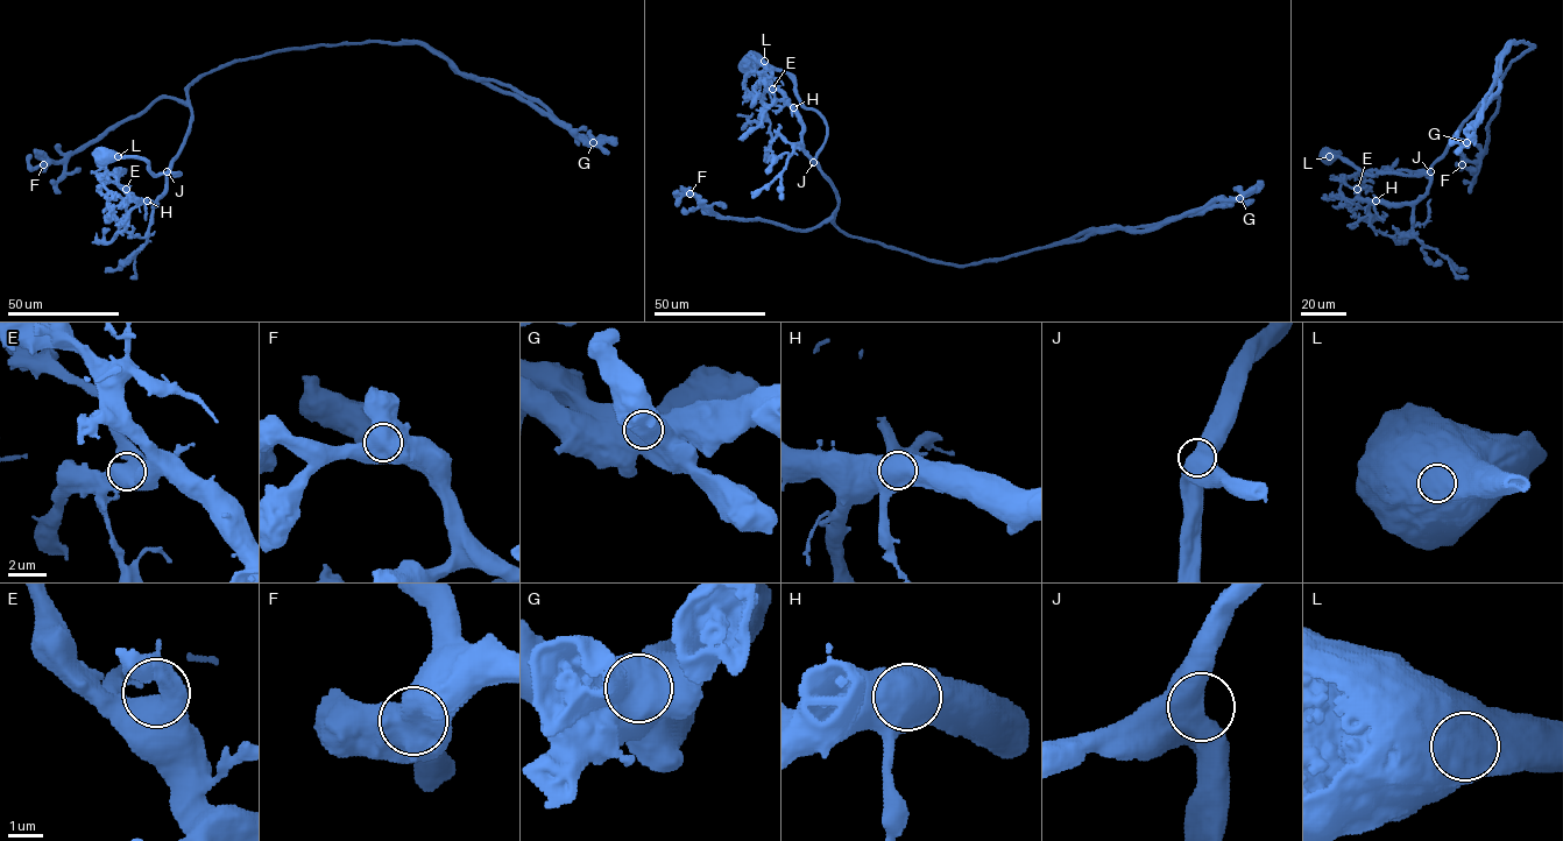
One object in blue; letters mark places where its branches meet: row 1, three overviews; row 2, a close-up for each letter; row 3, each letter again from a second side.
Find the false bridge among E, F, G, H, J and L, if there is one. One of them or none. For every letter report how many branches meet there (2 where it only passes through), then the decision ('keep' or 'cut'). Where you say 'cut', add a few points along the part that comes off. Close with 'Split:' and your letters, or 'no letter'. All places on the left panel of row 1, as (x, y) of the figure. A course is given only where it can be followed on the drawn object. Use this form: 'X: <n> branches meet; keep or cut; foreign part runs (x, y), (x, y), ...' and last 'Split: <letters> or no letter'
E: 1 branches meet; keep
F: 1 branches meet; keep
G: 1 branches meet; cut; foreign part runs (594, 142), (580, 140), (516, 96), (466, 76), (421, 44), (402, 40)
H: 1 branches meet; keep
J: 1 branches meet; keep
L: 1 branches meet; keep
Split: G

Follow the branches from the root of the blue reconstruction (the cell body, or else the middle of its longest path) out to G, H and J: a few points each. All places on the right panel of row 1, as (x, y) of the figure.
G: (1330, 156), (1371, 175), (1427, 172), (1510, 64), (1533, 46), (1513, 42), (1499, 61), (1483, 113), (1466, 142)
H: (1330, 156), (1344, 157), (1371, 175), (1430, 175), (1428, 190), (1414, 202), (1376, 200)
J: (1330, 156), (1344, 157), (1371, 175), (1430, 171)

